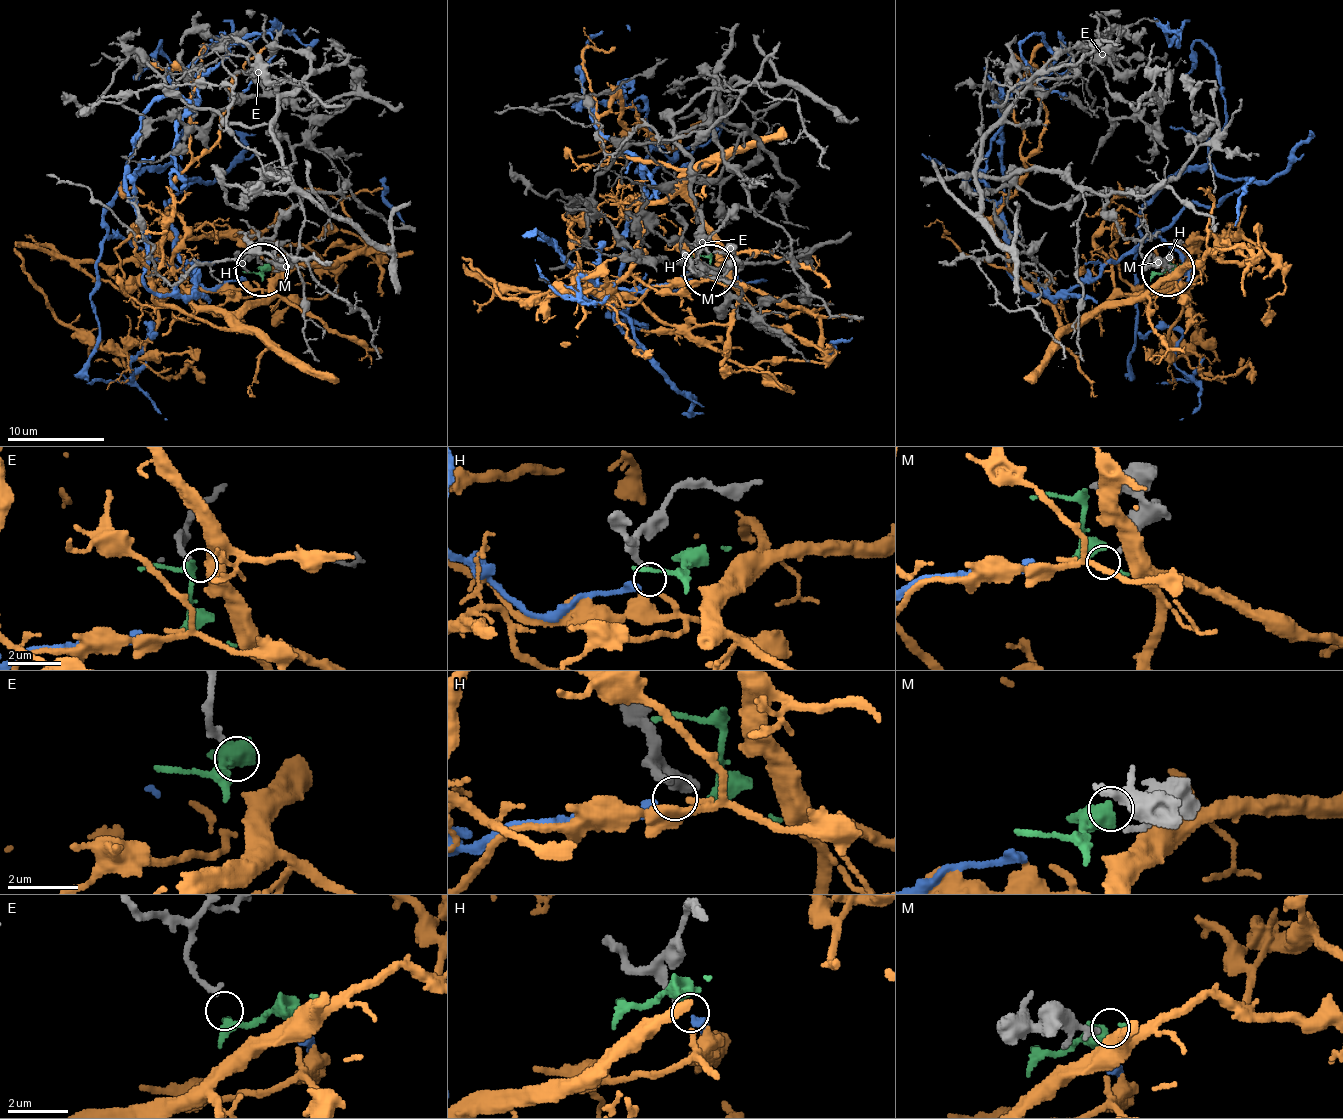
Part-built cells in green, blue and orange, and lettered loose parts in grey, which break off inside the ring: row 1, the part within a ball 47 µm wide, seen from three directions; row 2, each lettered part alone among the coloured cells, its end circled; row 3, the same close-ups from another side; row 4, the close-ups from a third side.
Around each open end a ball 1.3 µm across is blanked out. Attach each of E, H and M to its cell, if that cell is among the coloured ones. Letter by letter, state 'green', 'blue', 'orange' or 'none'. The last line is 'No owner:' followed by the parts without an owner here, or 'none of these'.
E: green
H: blue
M: none
No owner: M

